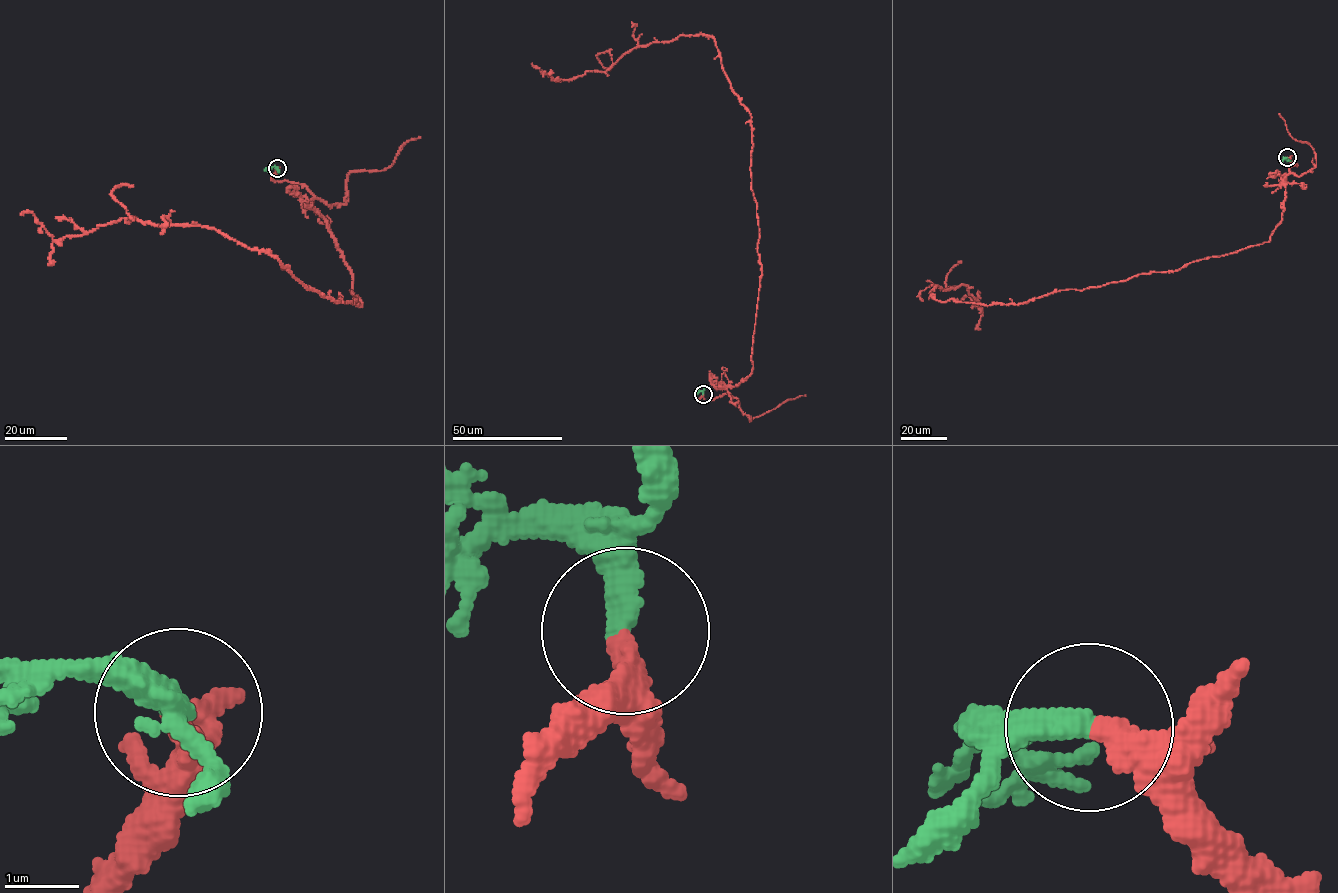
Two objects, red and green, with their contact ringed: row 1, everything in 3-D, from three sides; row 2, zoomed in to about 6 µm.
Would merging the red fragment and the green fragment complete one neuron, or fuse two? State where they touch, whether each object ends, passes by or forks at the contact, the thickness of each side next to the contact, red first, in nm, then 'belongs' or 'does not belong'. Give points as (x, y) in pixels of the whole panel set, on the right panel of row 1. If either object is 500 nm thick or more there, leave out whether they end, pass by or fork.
(1287, 157) | red ends | green ends | 360/380 nm | belongs

